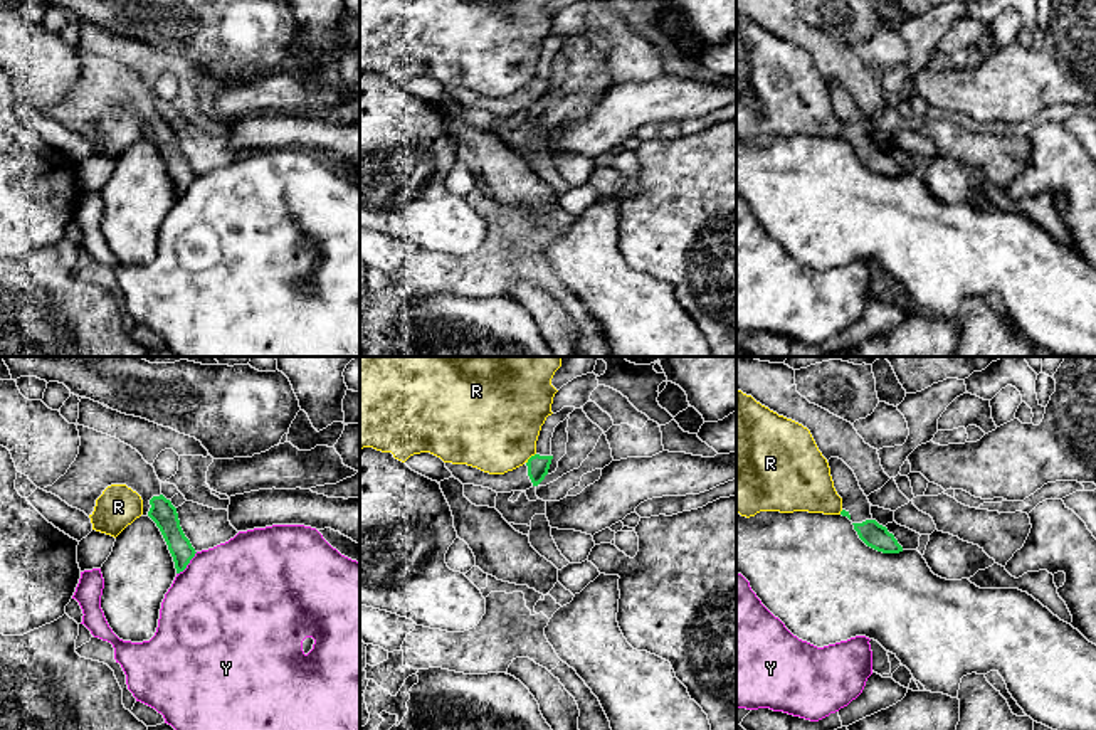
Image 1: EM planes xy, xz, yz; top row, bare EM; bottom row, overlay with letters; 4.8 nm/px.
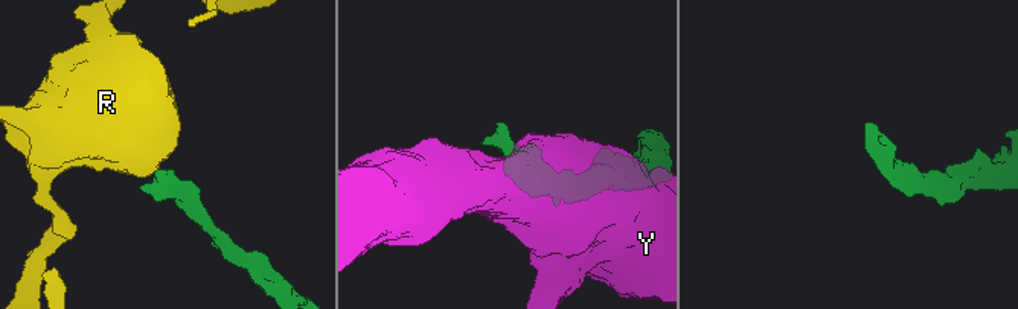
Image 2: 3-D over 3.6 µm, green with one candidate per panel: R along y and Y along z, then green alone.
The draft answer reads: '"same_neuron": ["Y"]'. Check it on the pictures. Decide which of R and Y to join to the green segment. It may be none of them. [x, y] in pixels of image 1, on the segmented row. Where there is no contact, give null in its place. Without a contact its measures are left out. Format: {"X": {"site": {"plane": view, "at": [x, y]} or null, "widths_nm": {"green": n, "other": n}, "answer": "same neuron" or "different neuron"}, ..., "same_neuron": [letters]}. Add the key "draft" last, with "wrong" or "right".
{"R": {"site": {"plane": "xz", "at": [530, 458]}, "widths_nm": {"green": 100, "other": 460}, "answer": "different neuron"}, "Y": {"site": {"plane": "xy", "at": [189, 562]}, "widths_nm": {"green": 120, "other": 500}, "answer": "different neuron"}, "same_neuron": [], "draft": "wrong"}

